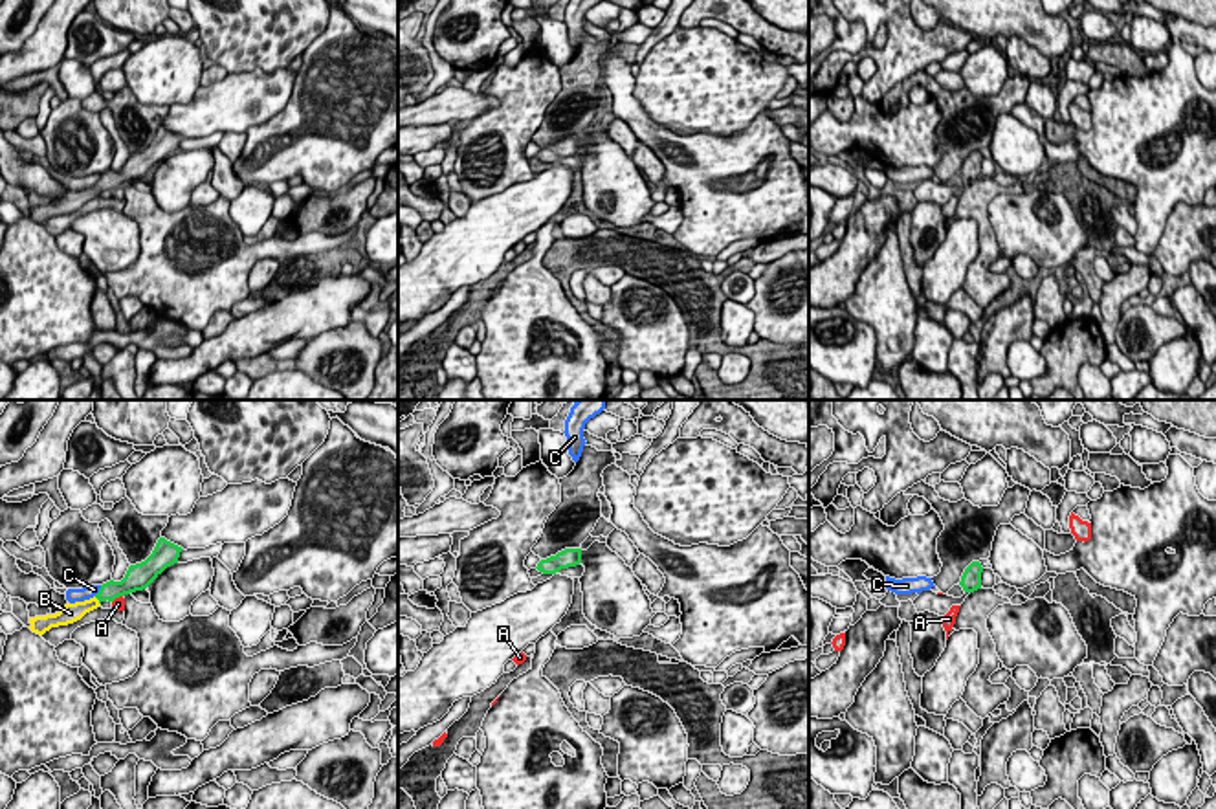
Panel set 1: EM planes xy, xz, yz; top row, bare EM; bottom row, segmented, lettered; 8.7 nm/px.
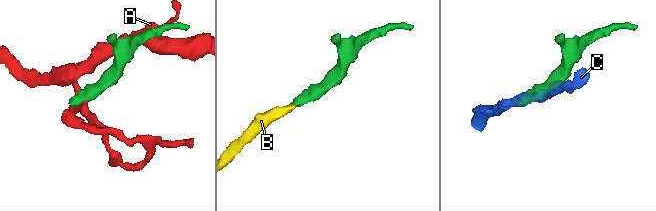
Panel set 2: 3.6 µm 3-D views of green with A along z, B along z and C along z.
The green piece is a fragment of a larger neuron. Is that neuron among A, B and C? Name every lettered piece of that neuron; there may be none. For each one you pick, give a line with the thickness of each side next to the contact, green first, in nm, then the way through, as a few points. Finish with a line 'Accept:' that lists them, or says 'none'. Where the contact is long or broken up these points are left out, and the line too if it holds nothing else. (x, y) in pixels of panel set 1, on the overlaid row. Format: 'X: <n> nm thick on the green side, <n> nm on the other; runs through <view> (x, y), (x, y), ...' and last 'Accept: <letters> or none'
B: 160 nm thick on the green side, 160 nm on the other; runs through xy (112, 589), (98, 598), (74, 611)
Accept: B

